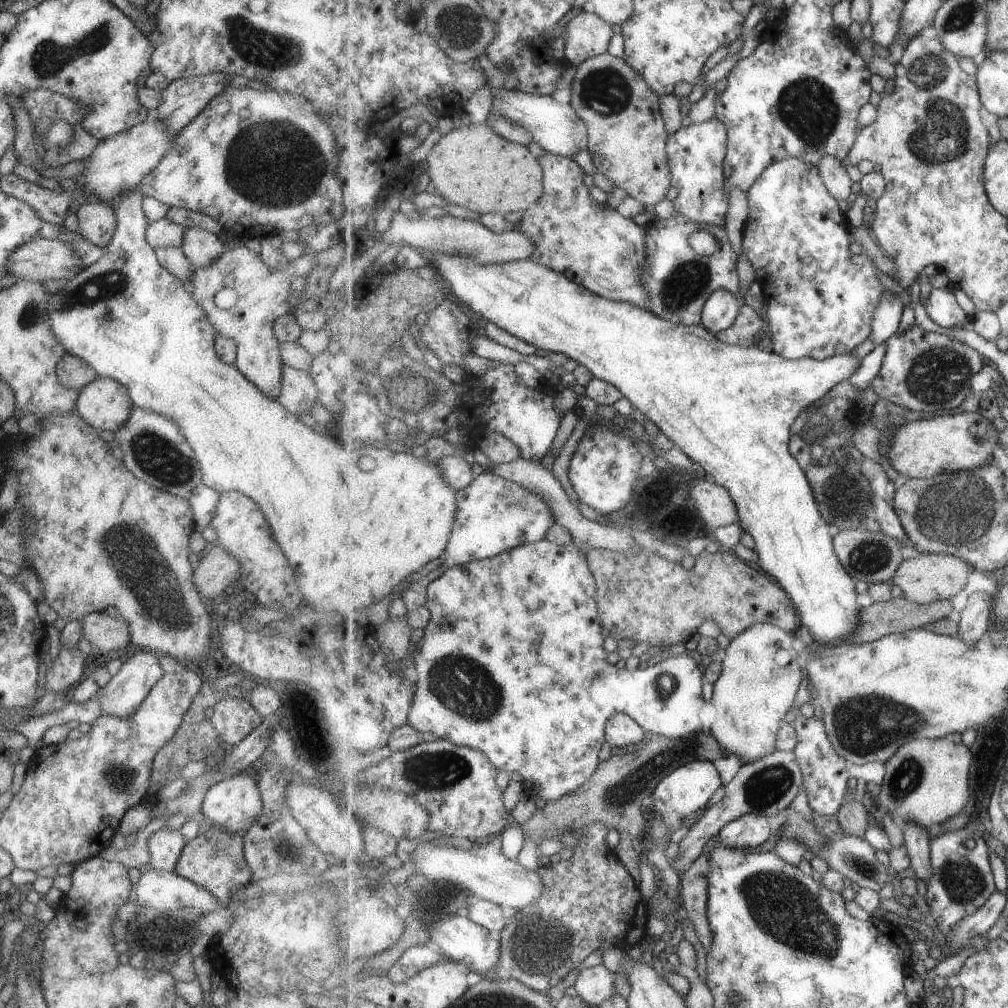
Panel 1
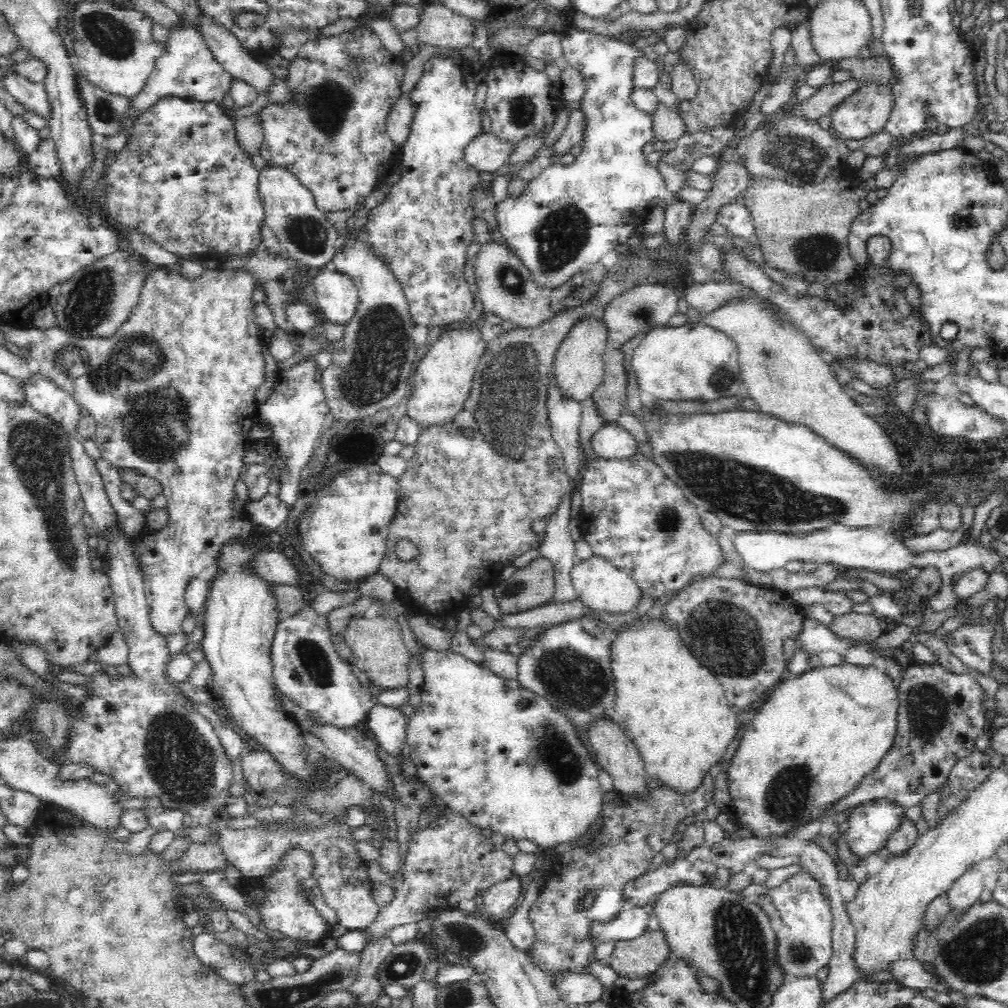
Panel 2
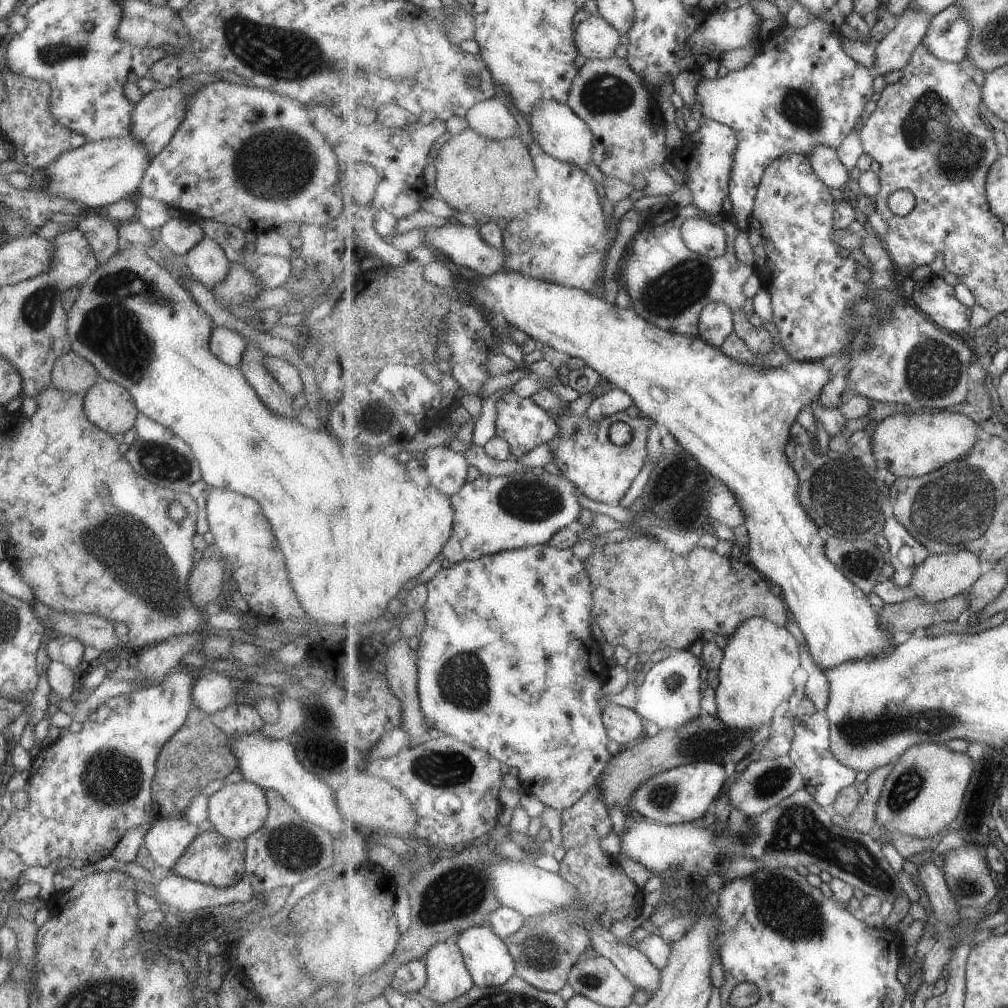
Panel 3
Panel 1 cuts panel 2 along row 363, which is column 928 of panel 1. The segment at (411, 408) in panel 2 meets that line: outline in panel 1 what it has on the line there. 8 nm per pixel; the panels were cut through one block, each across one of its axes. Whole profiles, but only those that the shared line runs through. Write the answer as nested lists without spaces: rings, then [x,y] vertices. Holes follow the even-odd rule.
[[[979,412],[934,416],[903,424],[894,433],[888,458],[895,470],[910,479],[928,479],[946,472],[962,472],[988,466],[994,460],[994,448],[1000,444],[996,423]]]

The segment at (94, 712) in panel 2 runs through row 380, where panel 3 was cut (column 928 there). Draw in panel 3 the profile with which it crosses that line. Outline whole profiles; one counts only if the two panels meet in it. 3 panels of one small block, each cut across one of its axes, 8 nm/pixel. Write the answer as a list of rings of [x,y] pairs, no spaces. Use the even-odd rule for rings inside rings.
[[[956,3],[933,18],[923,42],[938,58],[962,63],[969,56],[973,32],[963,6]]]

